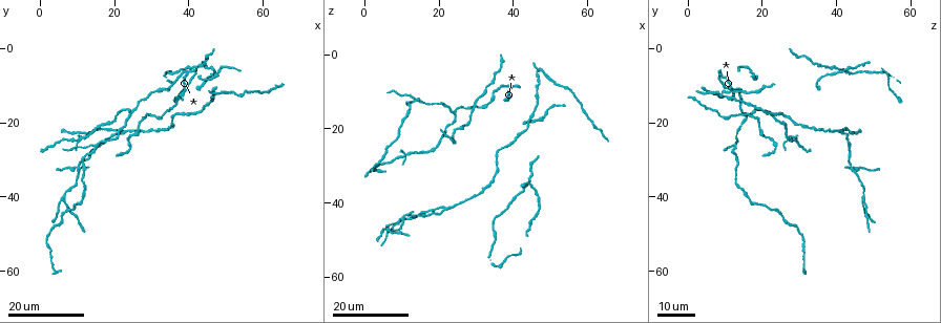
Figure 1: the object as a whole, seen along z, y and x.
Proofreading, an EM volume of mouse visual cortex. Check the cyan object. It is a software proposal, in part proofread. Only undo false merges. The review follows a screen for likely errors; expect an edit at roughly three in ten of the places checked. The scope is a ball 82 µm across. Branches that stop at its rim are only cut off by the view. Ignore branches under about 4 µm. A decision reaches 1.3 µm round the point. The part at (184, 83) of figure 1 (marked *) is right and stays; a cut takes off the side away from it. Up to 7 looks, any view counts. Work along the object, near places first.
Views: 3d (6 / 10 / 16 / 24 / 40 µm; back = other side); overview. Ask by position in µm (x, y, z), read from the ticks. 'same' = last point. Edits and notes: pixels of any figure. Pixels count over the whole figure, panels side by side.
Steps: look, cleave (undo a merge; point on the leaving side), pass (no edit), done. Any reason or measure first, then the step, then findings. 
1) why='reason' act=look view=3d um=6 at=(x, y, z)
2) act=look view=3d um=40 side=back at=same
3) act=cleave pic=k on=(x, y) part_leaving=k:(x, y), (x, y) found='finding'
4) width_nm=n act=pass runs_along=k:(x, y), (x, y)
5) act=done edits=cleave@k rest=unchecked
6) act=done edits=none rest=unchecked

why='branch point' act=look view=3d um=24 at=(15.5, 26.5, 12.5)

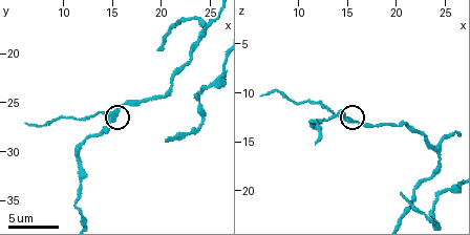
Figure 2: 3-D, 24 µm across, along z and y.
act=look view=3d um=6 at=(14.8, 26.8, 12.8)

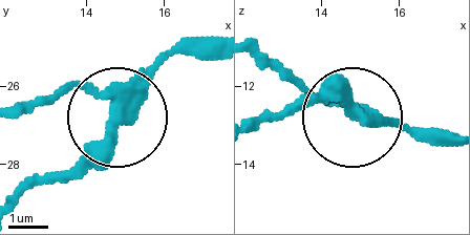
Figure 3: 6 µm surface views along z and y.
act=cleave pic=3 on=(57, 92) part_leaving=3:(110, 90), (23, 100) found='a second neuron is stuck on'

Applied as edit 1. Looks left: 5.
why='four arms meet' act=look view=3d um=24 at=(10.5, 24.5, 27.5)

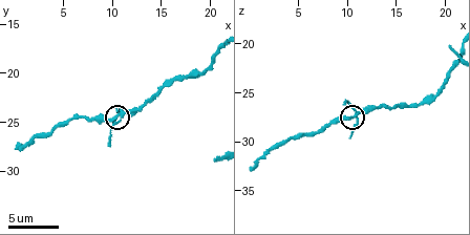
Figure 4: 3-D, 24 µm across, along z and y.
act=look view=3d um=6 at=(10.6, 24.6, 27.4)

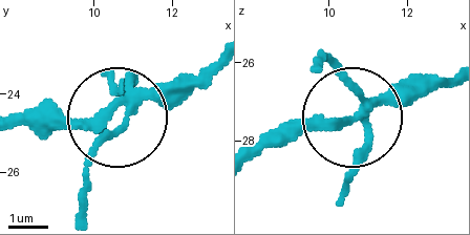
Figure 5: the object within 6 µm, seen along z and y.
arms=4 act=pass found='continuous, no second neuron'

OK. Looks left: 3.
why='two arms in line, one across' act=look view=3d um=24 at=(21.5, 23.0, 41.5)

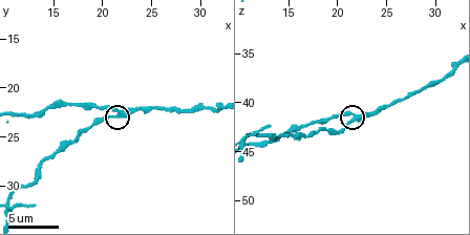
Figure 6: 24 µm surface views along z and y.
act=look view=3d um=10 at=(21.6, 22.6, 41.6)

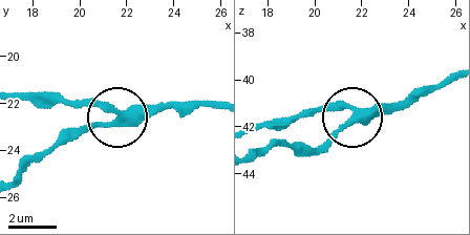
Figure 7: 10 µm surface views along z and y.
act=look view=3d um=10 side=back at=(21.7, 22.6, 41.5)

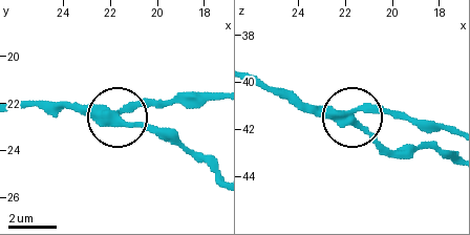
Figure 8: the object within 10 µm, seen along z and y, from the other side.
act=pass runs_along=8:(252, 75), (312, 104), (411, 116) found='continuous, no second neuron'

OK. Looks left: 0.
act=done edits=cleave@3 rest=unchecked

